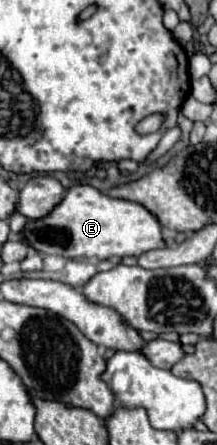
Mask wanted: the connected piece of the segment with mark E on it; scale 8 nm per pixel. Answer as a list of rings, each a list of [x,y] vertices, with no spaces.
[[[90,184],[70,186],[50,214],[38,220],[28,220],[22,236],[38,254],[58,254],[64,258],[84,256],[106,260],[110,256],[142,256],[148,250],[164,246],[160,224],[144,206],[130,200],[110,198]]]

